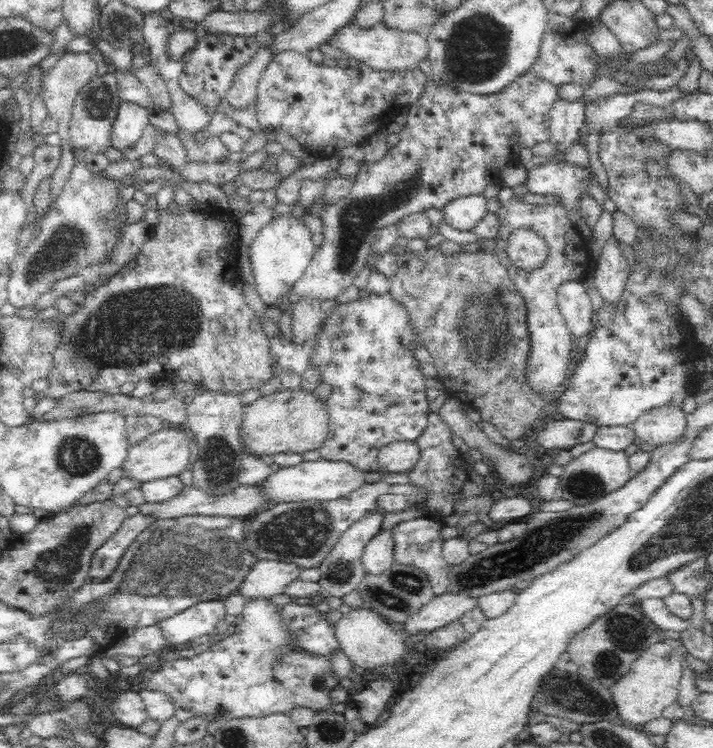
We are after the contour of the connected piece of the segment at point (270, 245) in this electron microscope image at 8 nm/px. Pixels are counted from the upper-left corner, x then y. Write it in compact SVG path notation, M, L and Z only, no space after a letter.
M291 215L271 219L258 232L249 247L255 289L268 307L286 296L292 286L302 278L317 250L303 222Z

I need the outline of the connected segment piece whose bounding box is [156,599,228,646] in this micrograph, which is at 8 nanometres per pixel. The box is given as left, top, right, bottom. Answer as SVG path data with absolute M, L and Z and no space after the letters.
M221 600L197 602L186 610L162 618L156 622L160 627L166 644L176 646L194 640L211 632L212 628L219 627L228 617L224 612L224 603Z

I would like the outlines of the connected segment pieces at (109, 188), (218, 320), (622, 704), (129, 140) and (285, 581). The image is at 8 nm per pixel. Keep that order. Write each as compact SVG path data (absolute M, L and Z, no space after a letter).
M74 163L61 195L53 198L41 222L39 234L10 264L7 302L17 310L34 306L39 297L50 291L56 282L74 276L91 263L98 263L115 246L115 236L97 217L108 215L117 206L116 194L121 191L122 183L95 176L84 163Z
M180 207L180 216L171 216L160 211L158 214L159 223L151 229L150 238L142 246L140 255L137 258L136 266L129 273L122 273L113 276L111 279L99 284L92 294L88 294L86 298L77 300L74 312L70 314L59 315L56 317L56 333L58 333L58 347L53 353L53 366L46 379L48 380L47 390L44 390L44 396L49 398L60 398L64 394L76 392L80 390L96 391L106 390L112 394L120 392L119 387L126 382L138 383L142 379L170 381L172 372L183 366L190 364L200 371L200 376L203 378L202 385L206 390L216 394L233 395L242 394L244 390L249 388L259 388L266 384L275 373L270 361L270 338L262 331L260 319L252 311L248 303L245 302L243 296L243 284L238 280L229 280L225 276L225 270L228 266L236 264L235 251L238 246L237 236L235 235L236 228L233 231L226 229L226 224L233 222L224 222L224 220L210 220L208 216L204 216L200 211L192 210L190 207Z
M664 638L648 646L642 656L632 662L630 670L608 689L618 712L618 721L635 727L662 717L663 711L677 702L684 664L682 652L665 643Z
M121 100L116 110L112 128L110 128L110 144L112 148L125 151L134 147L148 123L150 110L136 104Z
M270 559L257 560L244 576L238 591L244 602L282 594L284 588L298 579L301 568L294 563Z

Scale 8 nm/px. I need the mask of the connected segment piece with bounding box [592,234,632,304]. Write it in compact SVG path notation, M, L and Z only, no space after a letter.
M613 234L603 245L601 256L592 269L596 287L605 302L615 304L619 301L631 272L631 266L620 250L620 241Z

